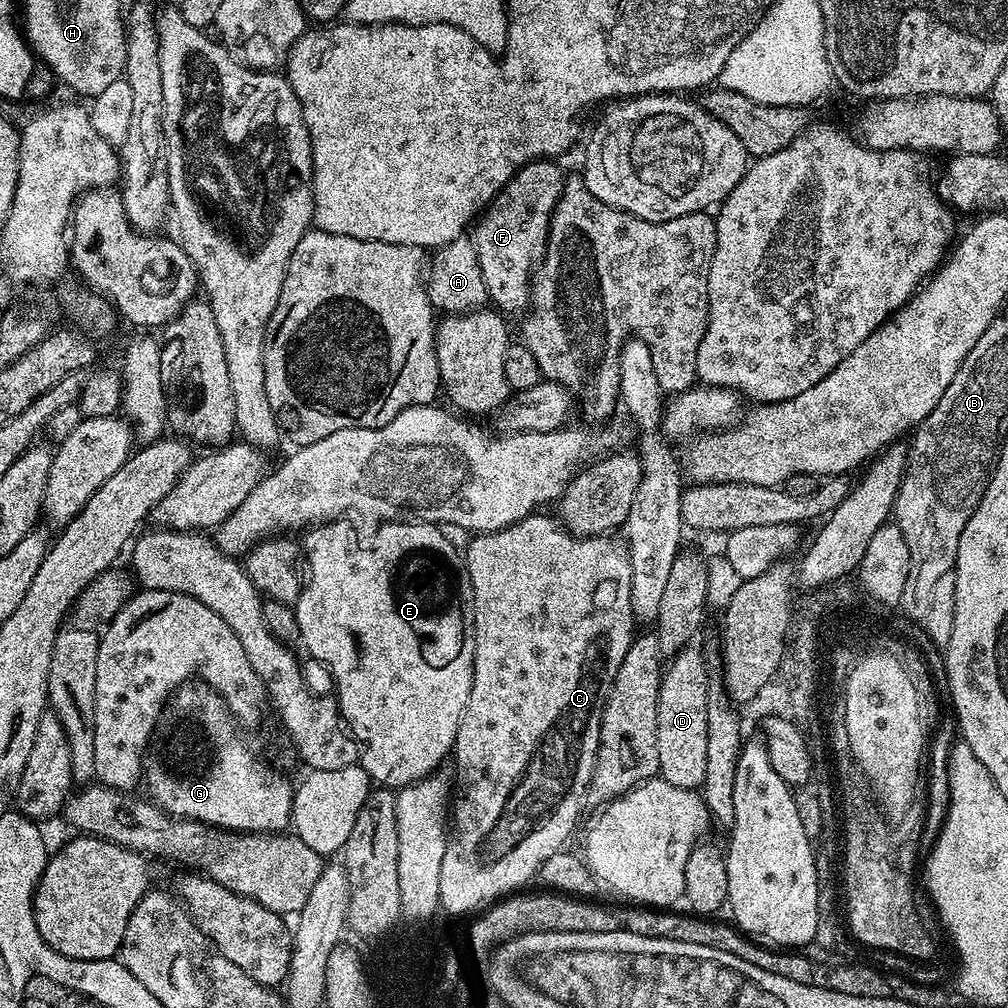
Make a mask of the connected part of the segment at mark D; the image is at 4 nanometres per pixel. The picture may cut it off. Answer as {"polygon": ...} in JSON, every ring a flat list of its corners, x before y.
{"polygon":[[687,646,667,661,658,694,659,775,670,786,699,789,706,778,706,702,708,664,695,646]]}

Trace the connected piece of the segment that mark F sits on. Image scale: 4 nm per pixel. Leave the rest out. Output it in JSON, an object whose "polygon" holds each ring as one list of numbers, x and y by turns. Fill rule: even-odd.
{"polygon":[[545,158,531,161,517,170,471,229,470,239,476,247,478,266,482,266,488,299,501,313,523,313,529,307,534,269,544,259,552,212,566,179,566,172,556,164,559,163,555,159]]}

